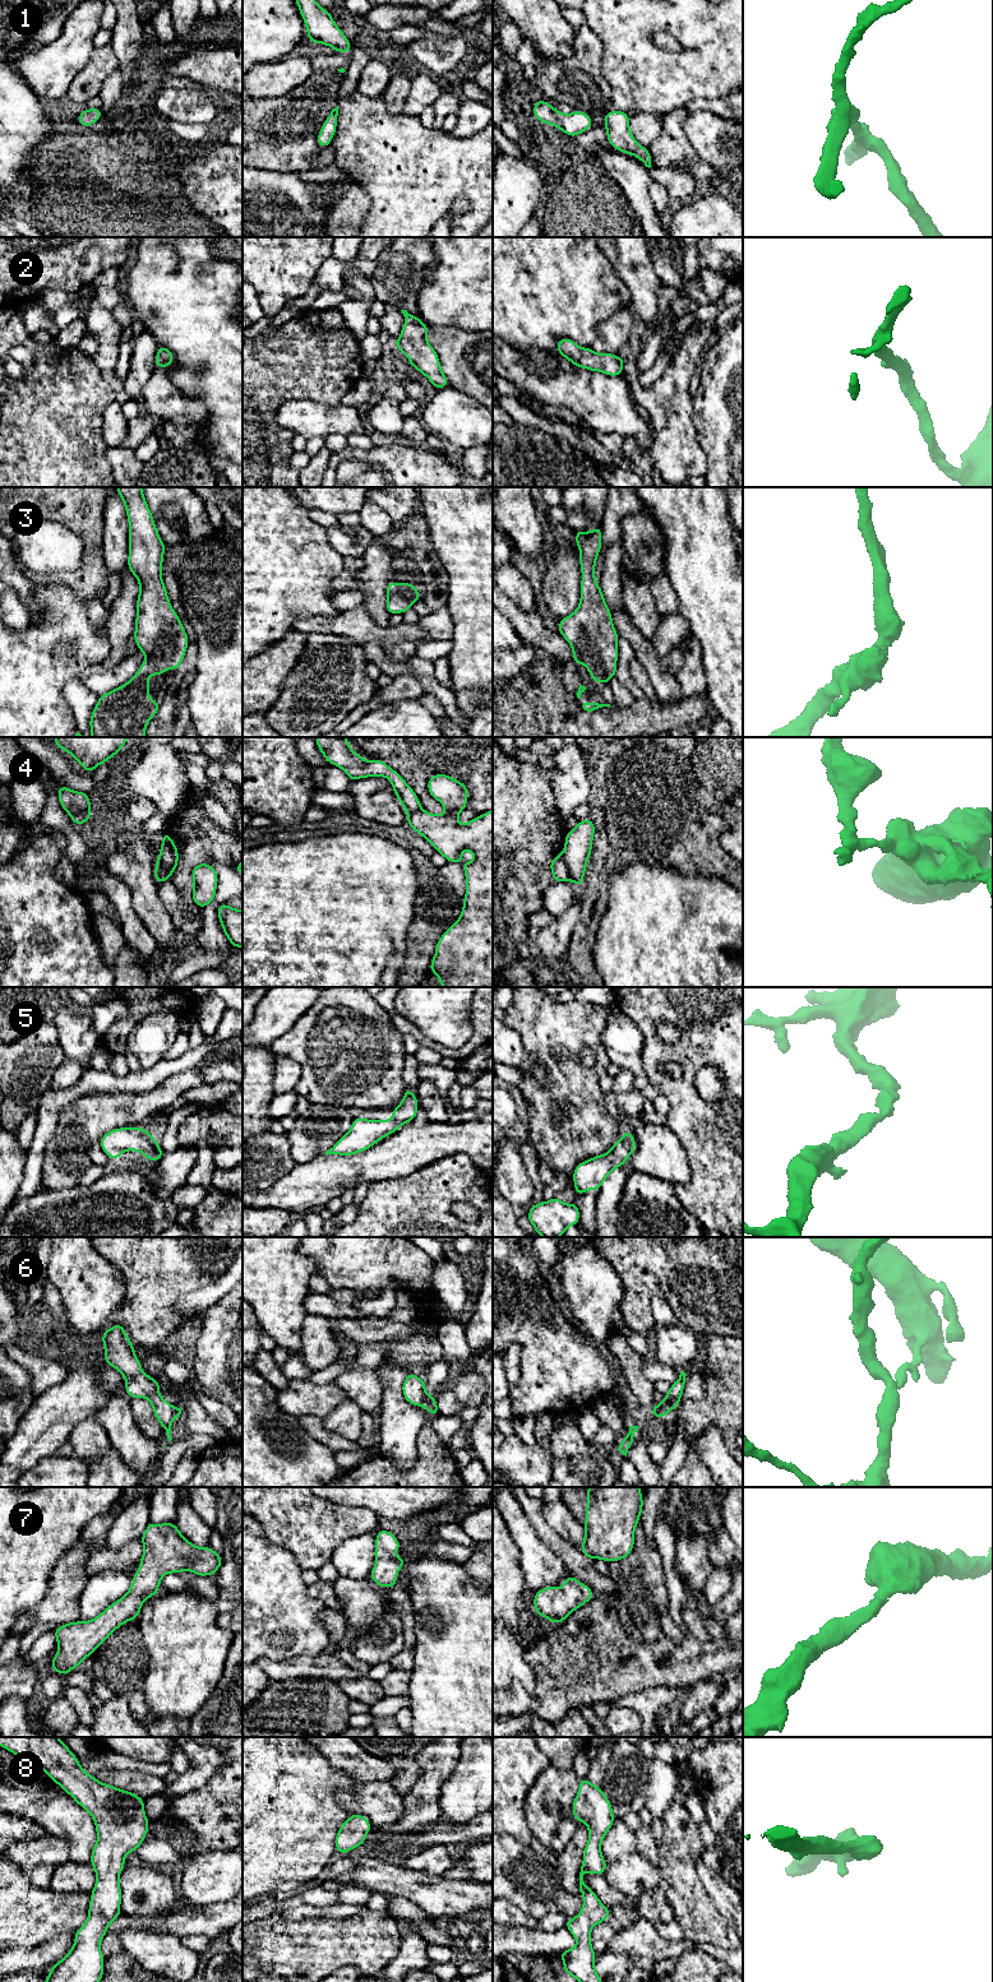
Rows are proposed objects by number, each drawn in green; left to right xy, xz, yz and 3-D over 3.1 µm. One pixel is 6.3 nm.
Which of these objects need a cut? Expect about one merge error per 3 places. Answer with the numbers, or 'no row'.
4, 6

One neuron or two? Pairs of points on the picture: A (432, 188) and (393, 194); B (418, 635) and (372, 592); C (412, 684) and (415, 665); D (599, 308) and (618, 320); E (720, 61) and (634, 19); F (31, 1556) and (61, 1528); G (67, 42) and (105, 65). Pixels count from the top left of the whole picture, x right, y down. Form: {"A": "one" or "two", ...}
{"A": "one", "B": "two", "C": "two", "D": "two", "E": "one", "F": "one", "G": "two"}

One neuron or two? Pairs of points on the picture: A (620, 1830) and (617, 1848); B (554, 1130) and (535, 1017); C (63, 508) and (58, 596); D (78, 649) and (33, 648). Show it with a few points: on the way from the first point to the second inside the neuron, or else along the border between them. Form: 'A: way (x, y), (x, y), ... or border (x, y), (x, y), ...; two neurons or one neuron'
A: way (620, 1834), (617, 1844); one neuron
B: way (554, 1102), (554, 1045); one neuron
C: border (46, 583), (65, 584), (83, 602); two neurons
D: way (67, 649), (45, 649); one neuron

